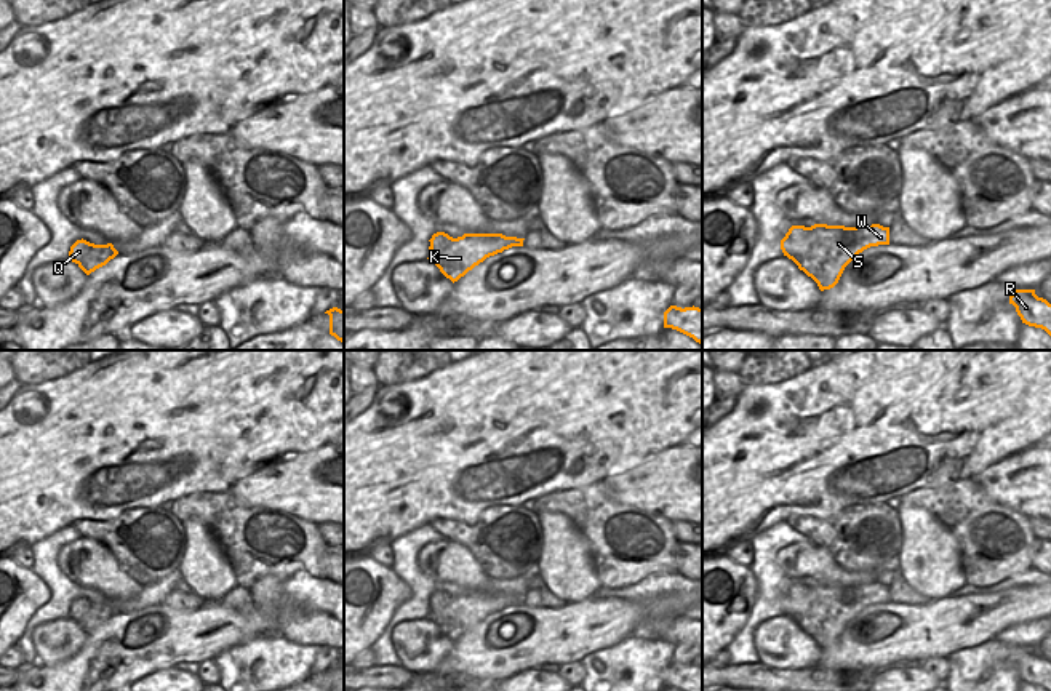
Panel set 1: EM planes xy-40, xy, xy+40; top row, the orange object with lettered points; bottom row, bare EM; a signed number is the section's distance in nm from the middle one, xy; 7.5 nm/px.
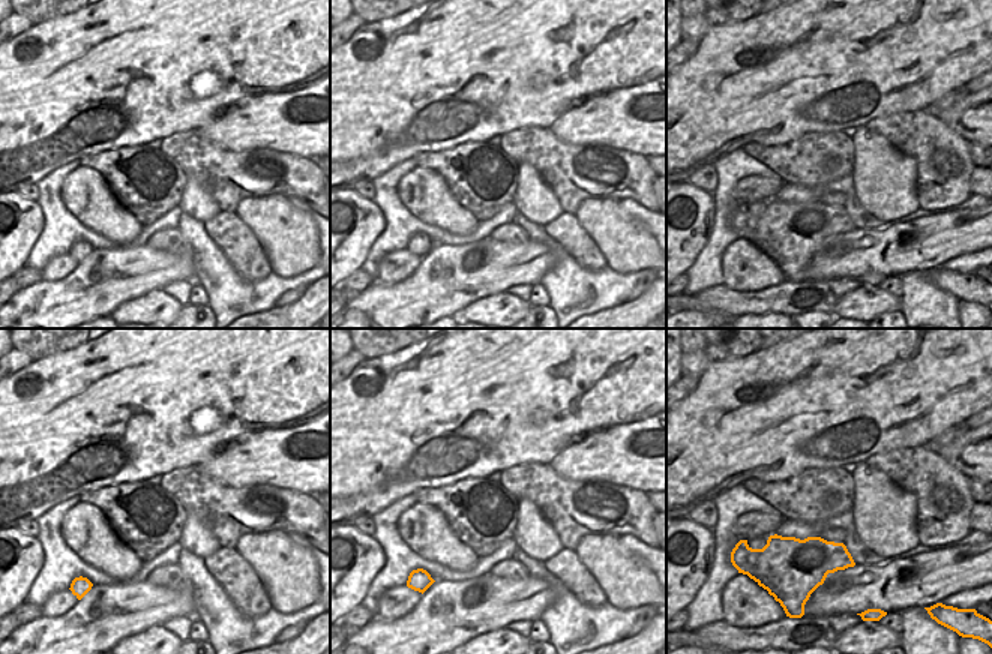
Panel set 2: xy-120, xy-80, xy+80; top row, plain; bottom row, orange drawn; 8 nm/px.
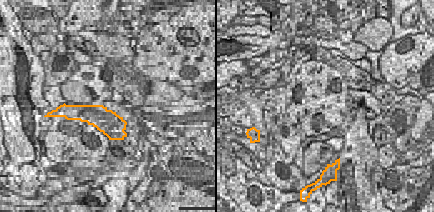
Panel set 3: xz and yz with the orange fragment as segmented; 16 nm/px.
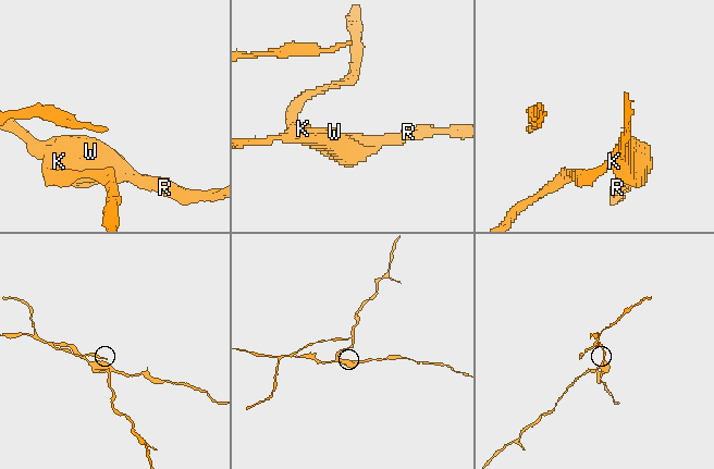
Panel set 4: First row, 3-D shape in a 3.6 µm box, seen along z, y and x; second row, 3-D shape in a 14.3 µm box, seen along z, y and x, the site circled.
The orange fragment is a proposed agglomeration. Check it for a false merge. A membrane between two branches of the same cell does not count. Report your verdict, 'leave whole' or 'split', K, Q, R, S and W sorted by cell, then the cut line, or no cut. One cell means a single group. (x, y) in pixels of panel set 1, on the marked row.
split | K R S W / Q | xy+40 (794, 237), (808, 245), (805, 250), (808, 263)

